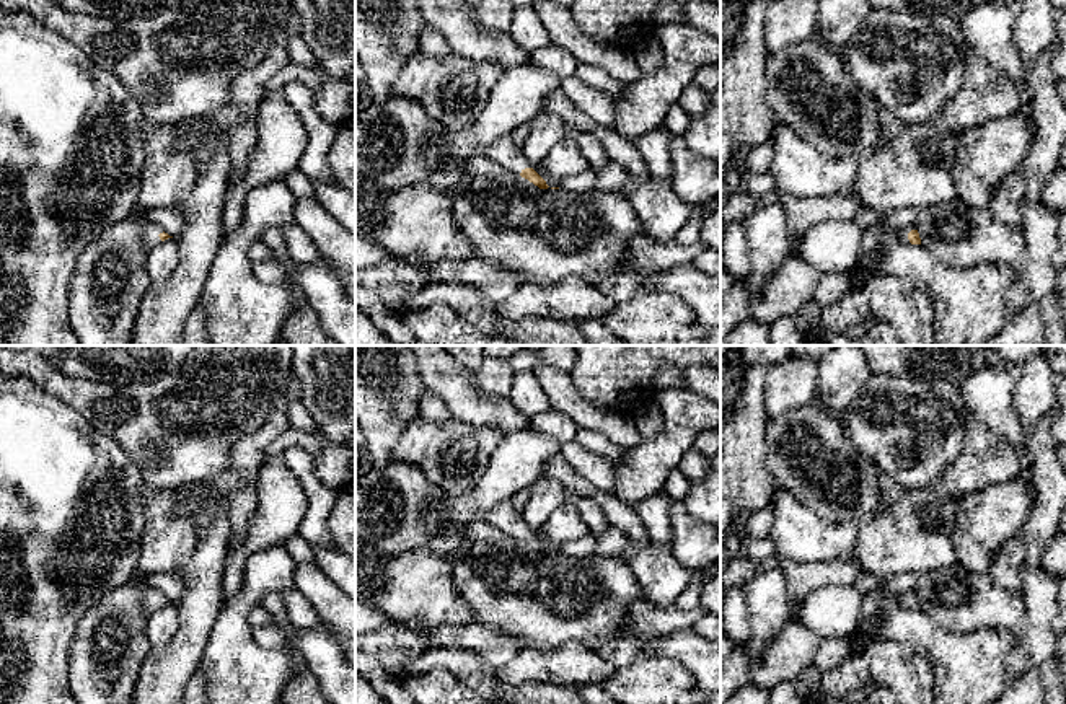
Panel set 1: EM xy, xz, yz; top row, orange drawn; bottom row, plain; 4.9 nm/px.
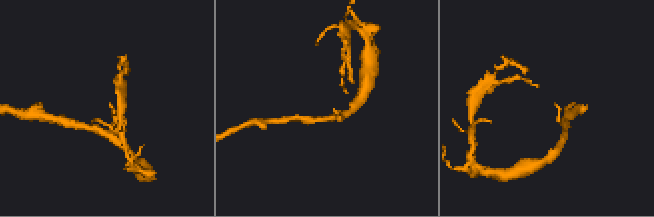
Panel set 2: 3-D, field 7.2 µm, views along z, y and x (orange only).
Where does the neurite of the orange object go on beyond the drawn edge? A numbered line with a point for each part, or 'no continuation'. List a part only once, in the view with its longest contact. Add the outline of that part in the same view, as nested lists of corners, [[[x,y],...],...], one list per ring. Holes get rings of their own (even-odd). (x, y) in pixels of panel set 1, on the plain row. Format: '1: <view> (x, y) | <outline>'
1: xz (504, 515) | [[[505,500],[492,508],[487,520],[500,531],[518,539],[525,533],[531,533],[530,526],[523,521],[522,515],[512,507],[510,500]]]

